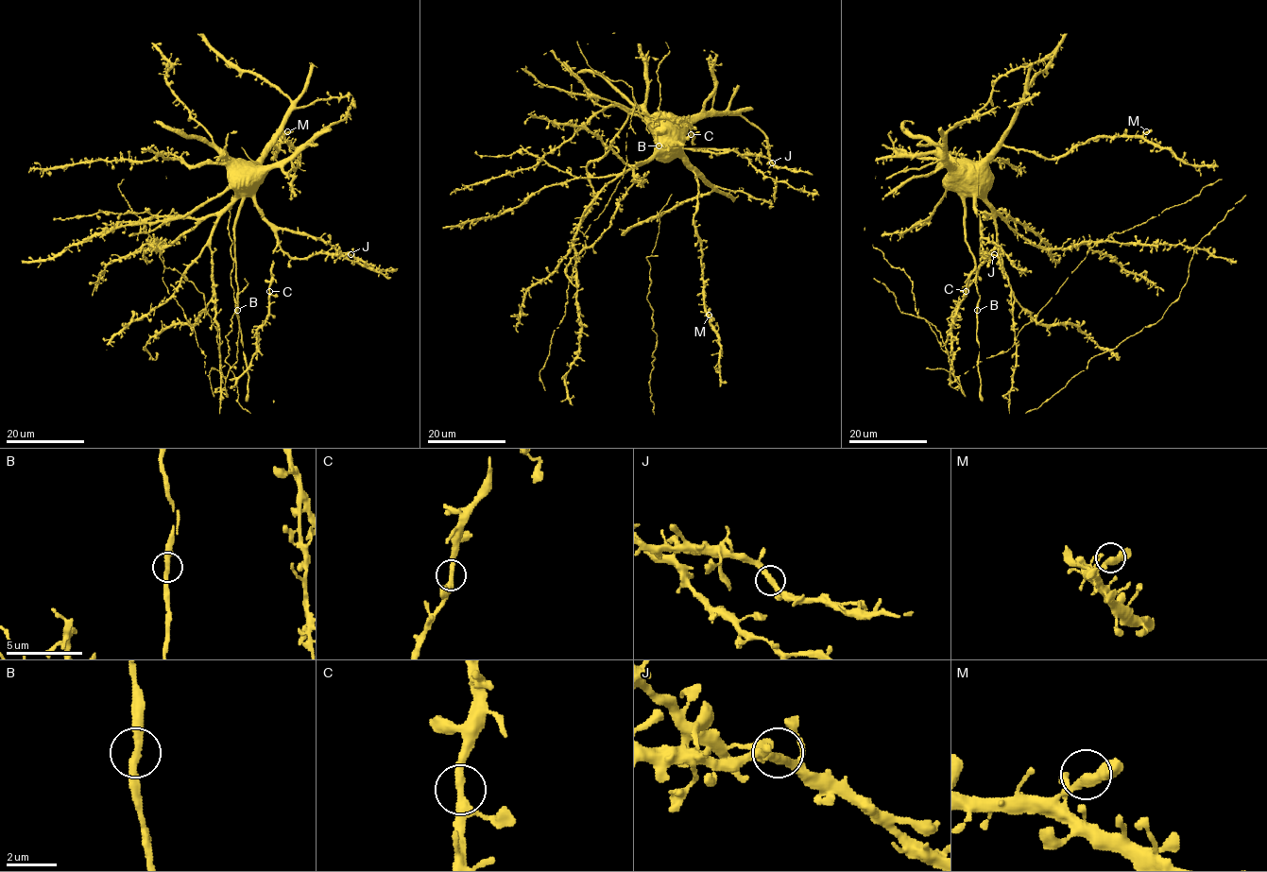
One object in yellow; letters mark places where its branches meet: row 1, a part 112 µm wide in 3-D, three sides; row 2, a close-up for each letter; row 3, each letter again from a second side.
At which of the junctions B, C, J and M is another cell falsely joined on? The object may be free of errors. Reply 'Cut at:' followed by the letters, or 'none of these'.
Cut at: none of these

